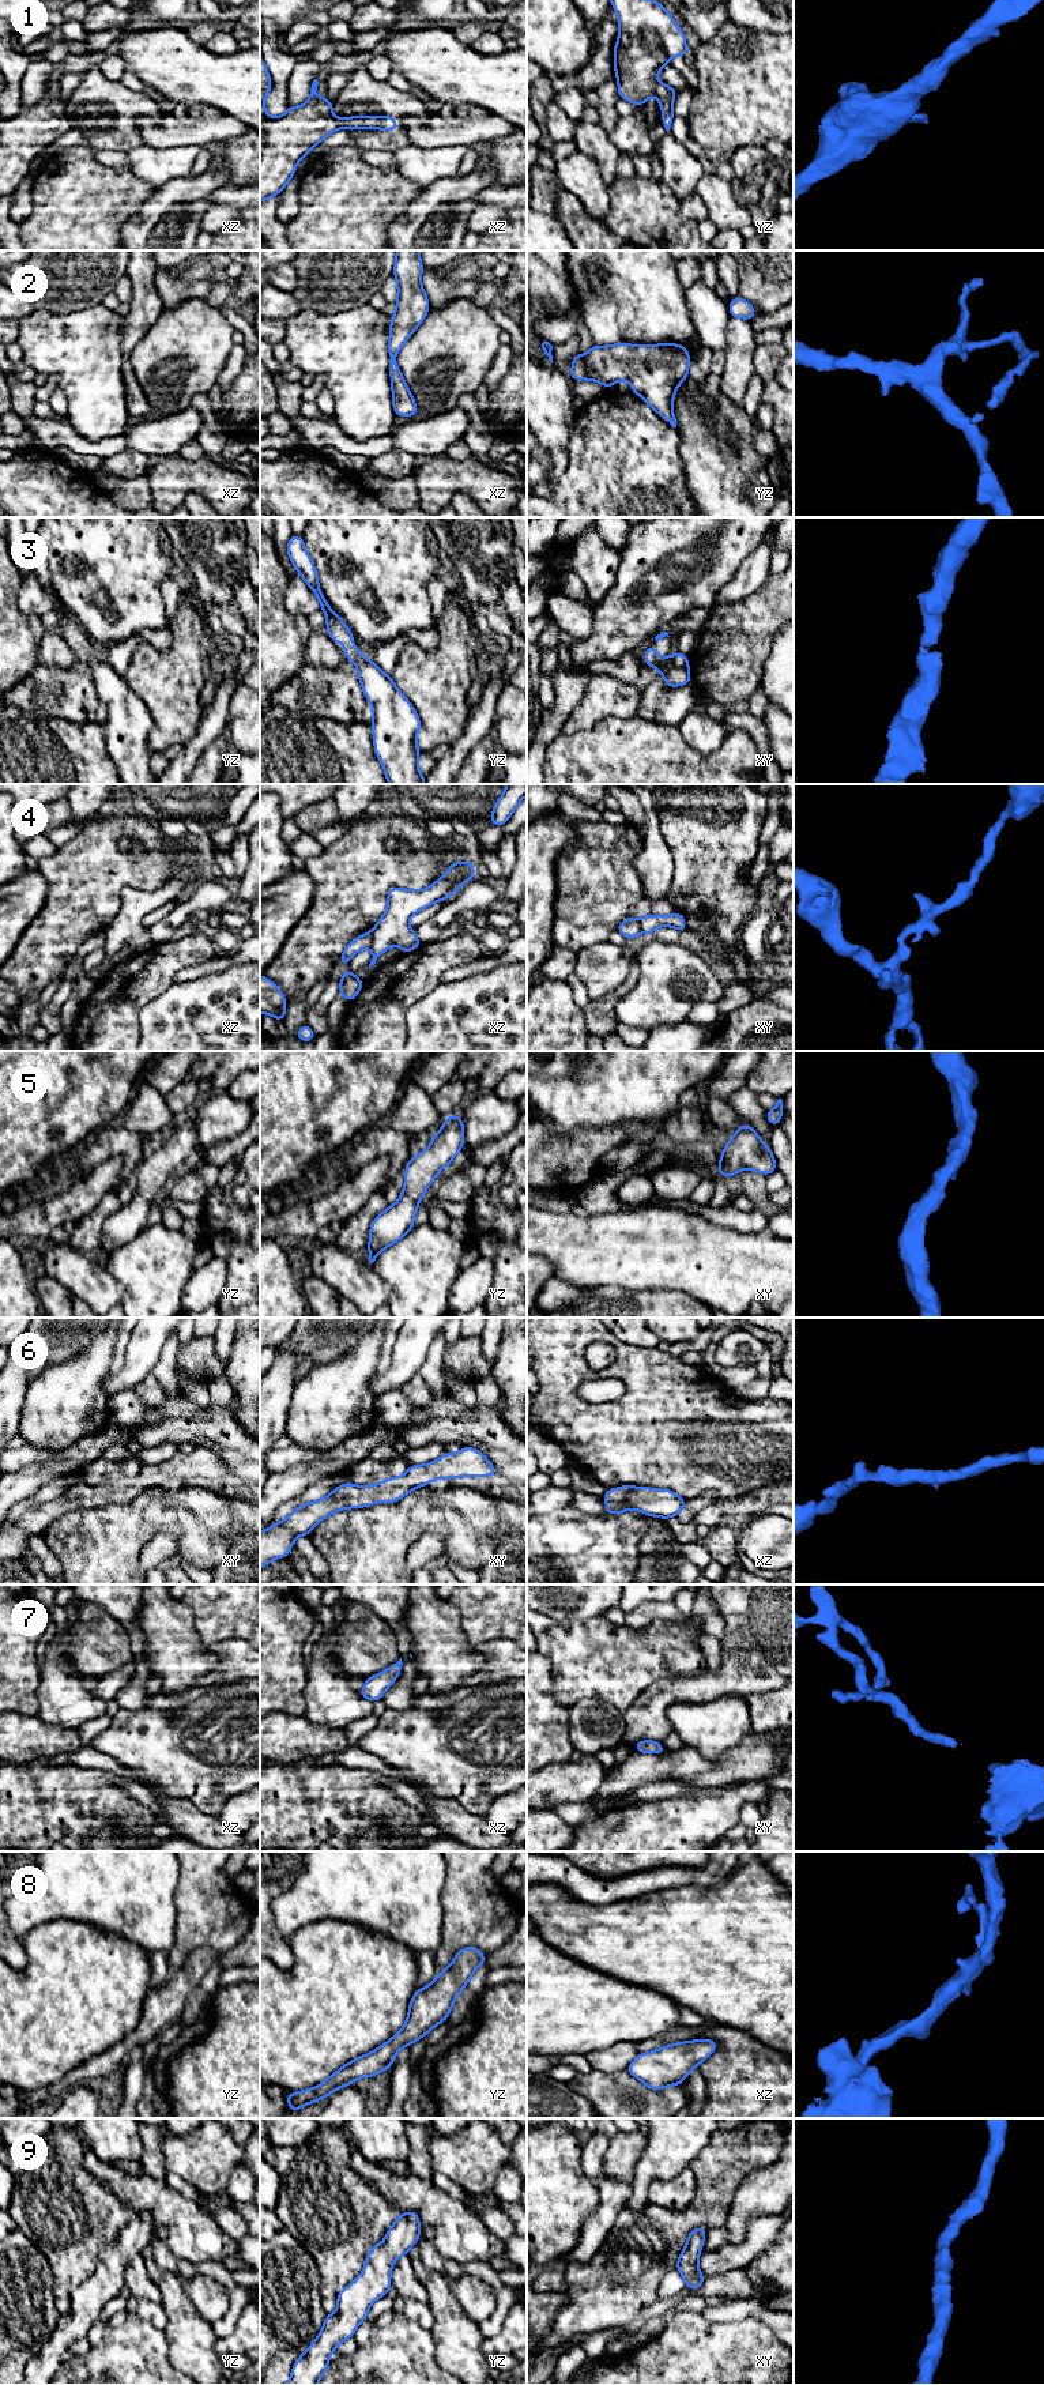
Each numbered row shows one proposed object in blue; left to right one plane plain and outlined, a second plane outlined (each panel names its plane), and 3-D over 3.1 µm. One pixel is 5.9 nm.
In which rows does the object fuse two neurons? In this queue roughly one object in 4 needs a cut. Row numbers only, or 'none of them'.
1, 4

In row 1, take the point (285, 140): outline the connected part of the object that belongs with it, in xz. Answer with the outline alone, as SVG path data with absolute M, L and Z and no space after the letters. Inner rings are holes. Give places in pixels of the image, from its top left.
M260 54L260 203L280 193L295 173L297 163L328 135L340 125L332 113L332 105L327 97L316 95L319 80L314 79L309 99L298 106L287 108L282 117L270 117L264 101L272 88L271 78Z

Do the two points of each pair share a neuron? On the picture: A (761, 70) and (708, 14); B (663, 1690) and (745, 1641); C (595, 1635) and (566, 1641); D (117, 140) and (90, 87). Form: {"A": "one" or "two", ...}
{"A": "two", "B": "one", "C": "one", "D": "one"}

